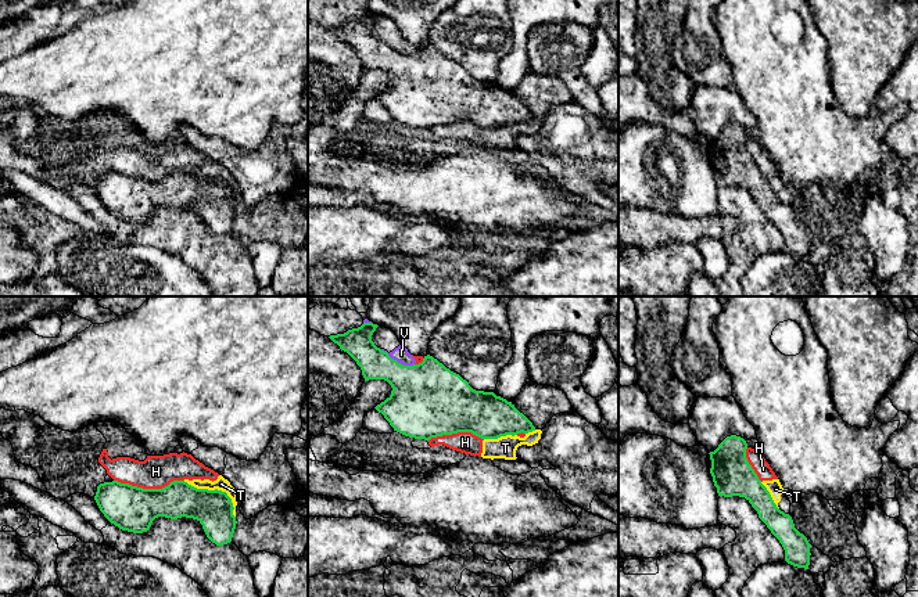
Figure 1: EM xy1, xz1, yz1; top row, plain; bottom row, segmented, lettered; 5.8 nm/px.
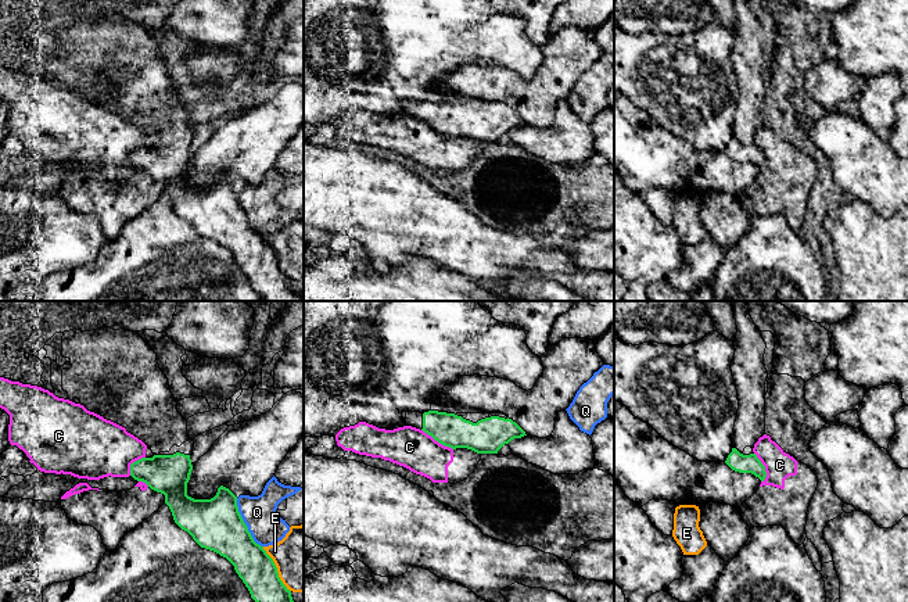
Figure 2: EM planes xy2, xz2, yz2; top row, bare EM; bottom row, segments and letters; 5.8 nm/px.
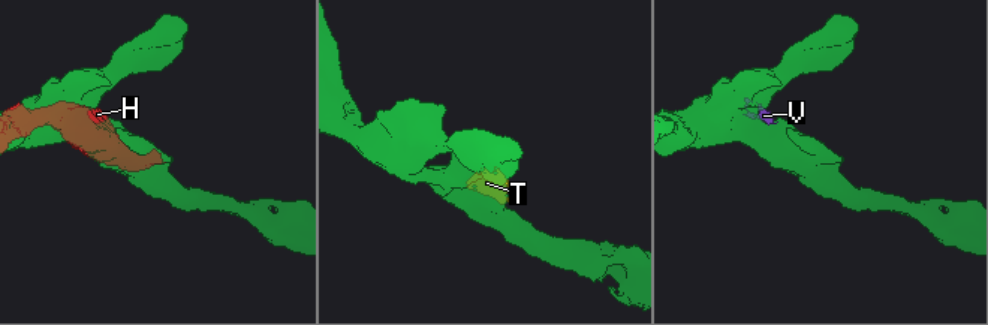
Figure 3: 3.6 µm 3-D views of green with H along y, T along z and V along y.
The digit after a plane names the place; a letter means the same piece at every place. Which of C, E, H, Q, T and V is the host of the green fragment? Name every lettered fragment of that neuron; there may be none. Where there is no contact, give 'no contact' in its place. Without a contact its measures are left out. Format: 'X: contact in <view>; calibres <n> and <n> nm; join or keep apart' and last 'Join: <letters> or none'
C: contact in xz2; calibres 190 and 240 nm; keep apart
E: contact in xy2; calibres 220 and 320 nm; keep apart
H: contact in xy1; calibres 260 and 190 nm; keep apart
Q: contact in xy2; calibres 300 and 200 nm; keep apart
T: contact in xy1; calibres 220 and 80 nm; keep apart
V: contact in xz1; calibres 360 and 90 nm; keep apart
Join: none

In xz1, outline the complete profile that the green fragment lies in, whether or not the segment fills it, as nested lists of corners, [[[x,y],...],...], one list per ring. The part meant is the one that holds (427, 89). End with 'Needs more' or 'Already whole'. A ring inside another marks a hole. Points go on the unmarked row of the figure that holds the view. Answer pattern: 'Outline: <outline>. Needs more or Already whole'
Outline: [[[363,12],[358,18],[329,28],[356,51],[365,71],[384,69],[391,75],[391,84],[374,98],[384,105],[394,121],[424,130],[458,122],[471,122],[481,129],[498,129],[535,121],[532,112],[512,91],[494,82],[473,79],[466,69],[433,46],[427,44],[422,53],[413,55],[404,55],[391,48],[372,30],[377,17],[373,12]]]. Already whole

